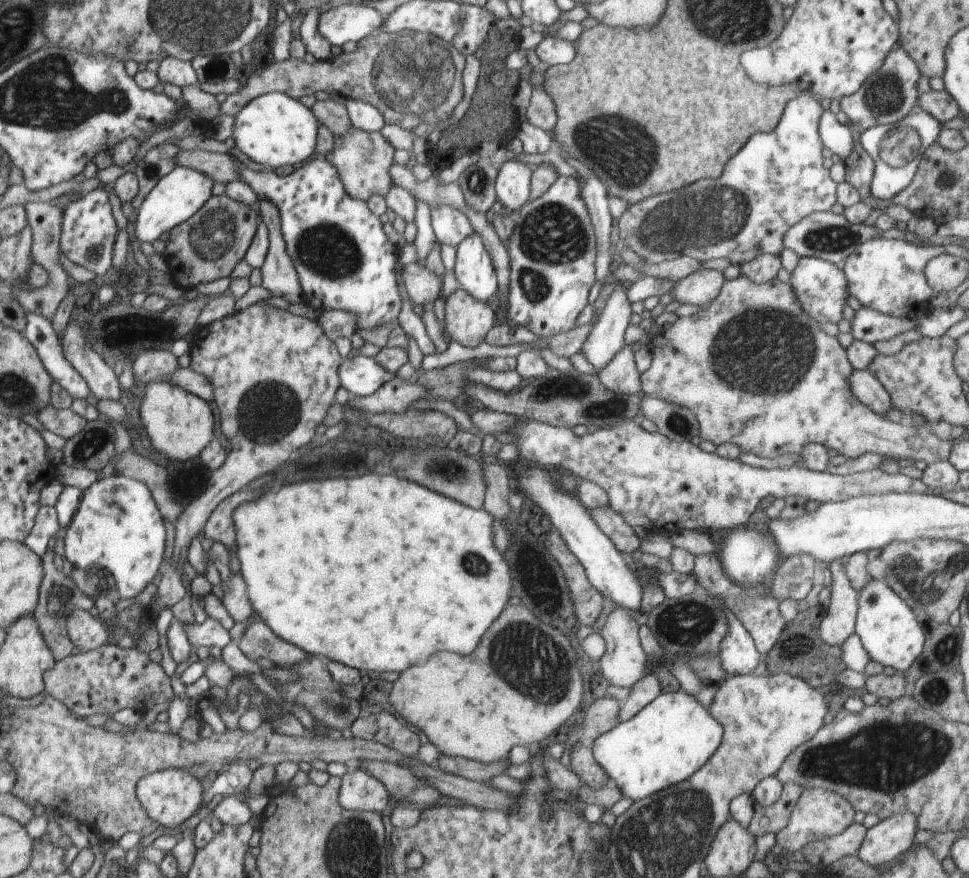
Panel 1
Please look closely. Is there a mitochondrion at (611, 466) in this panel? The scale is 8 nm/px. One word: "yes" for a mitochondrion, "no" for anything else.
no

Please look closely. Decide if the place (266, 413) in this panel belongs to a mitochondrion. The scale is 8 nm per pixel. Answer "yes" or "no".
yes

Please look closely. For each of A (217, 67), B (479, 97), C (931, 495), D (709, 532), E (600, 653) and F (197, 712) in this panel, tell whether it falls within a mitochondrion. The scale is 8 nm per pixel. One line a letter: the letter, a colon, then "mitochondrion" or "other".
A: mitochondrion
B: mitochondrion
C: other
D: other
E: other
F: other

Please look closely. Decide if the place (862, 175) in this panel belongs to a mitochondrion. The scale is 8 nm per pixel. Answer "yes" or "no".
no

